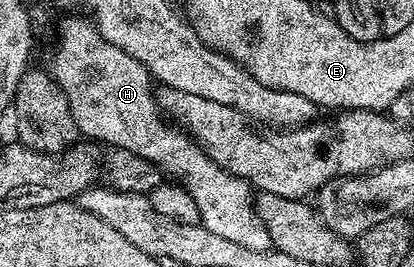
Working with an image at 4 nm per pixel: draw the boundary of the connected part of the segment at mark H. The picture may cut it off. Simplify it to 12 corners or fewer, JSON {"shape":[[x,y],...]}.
{"shape":[[87,16],[50,72],[79,132],[134,151],[200,224],[272,248],[253,186],[166,120],[154,78]]}

